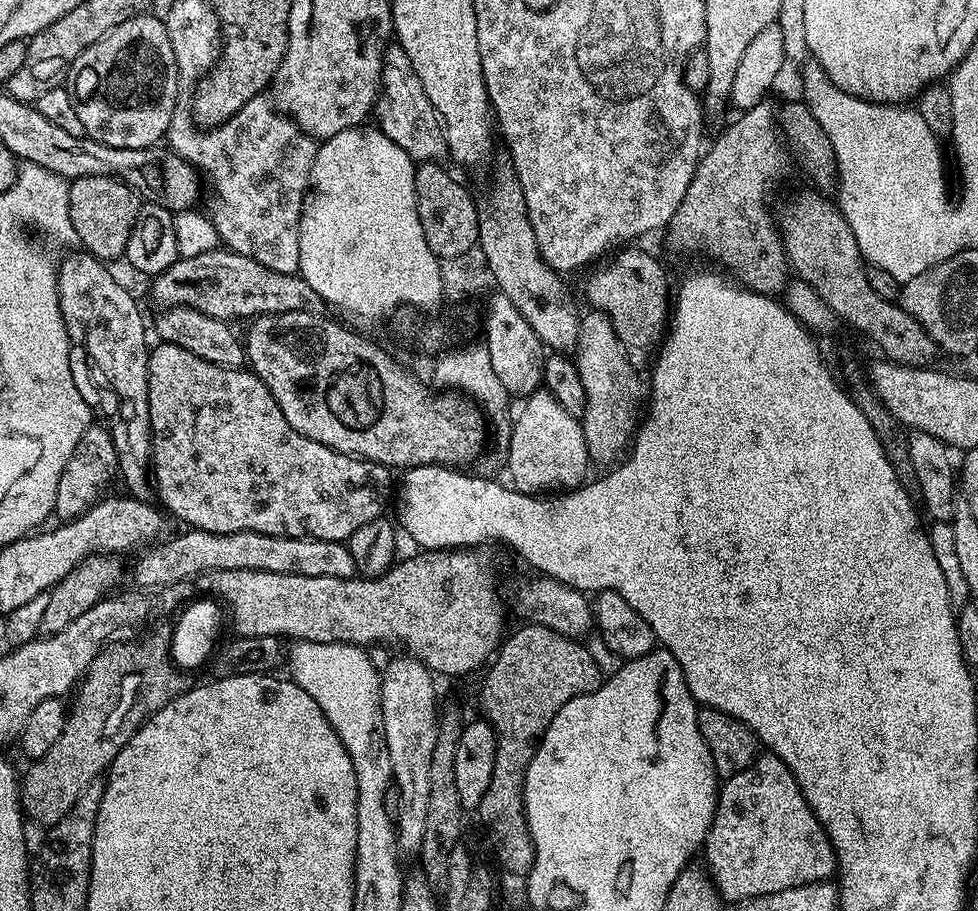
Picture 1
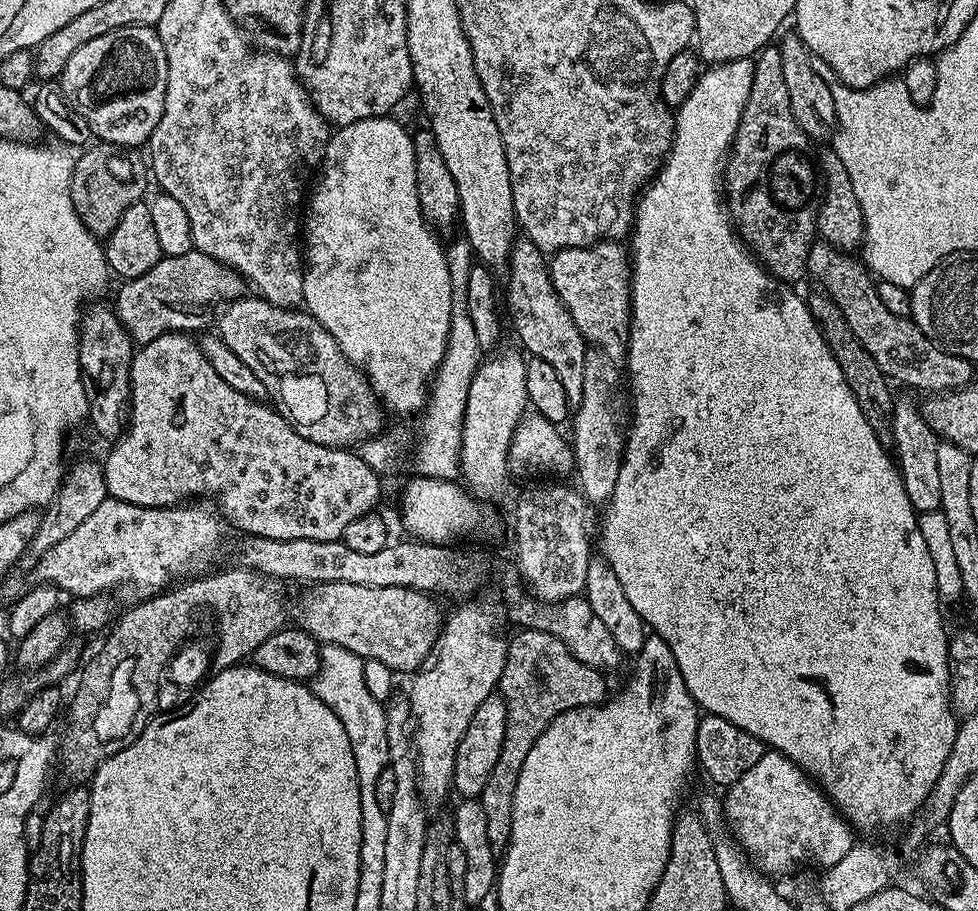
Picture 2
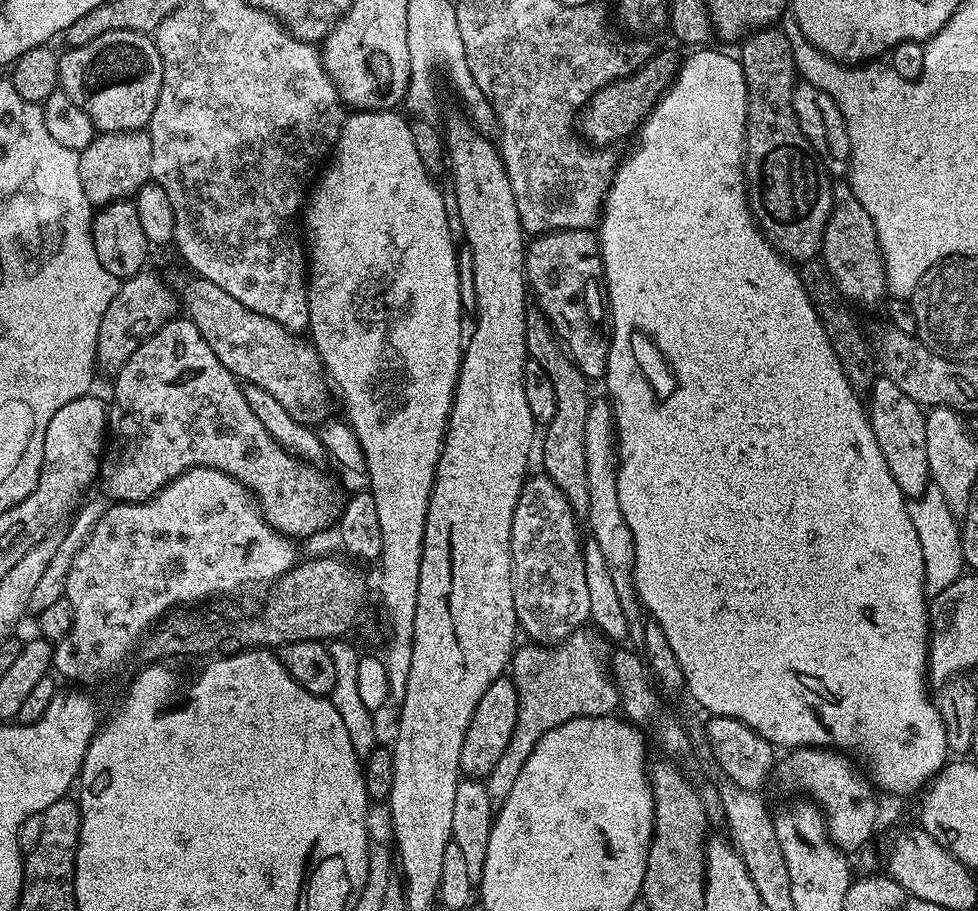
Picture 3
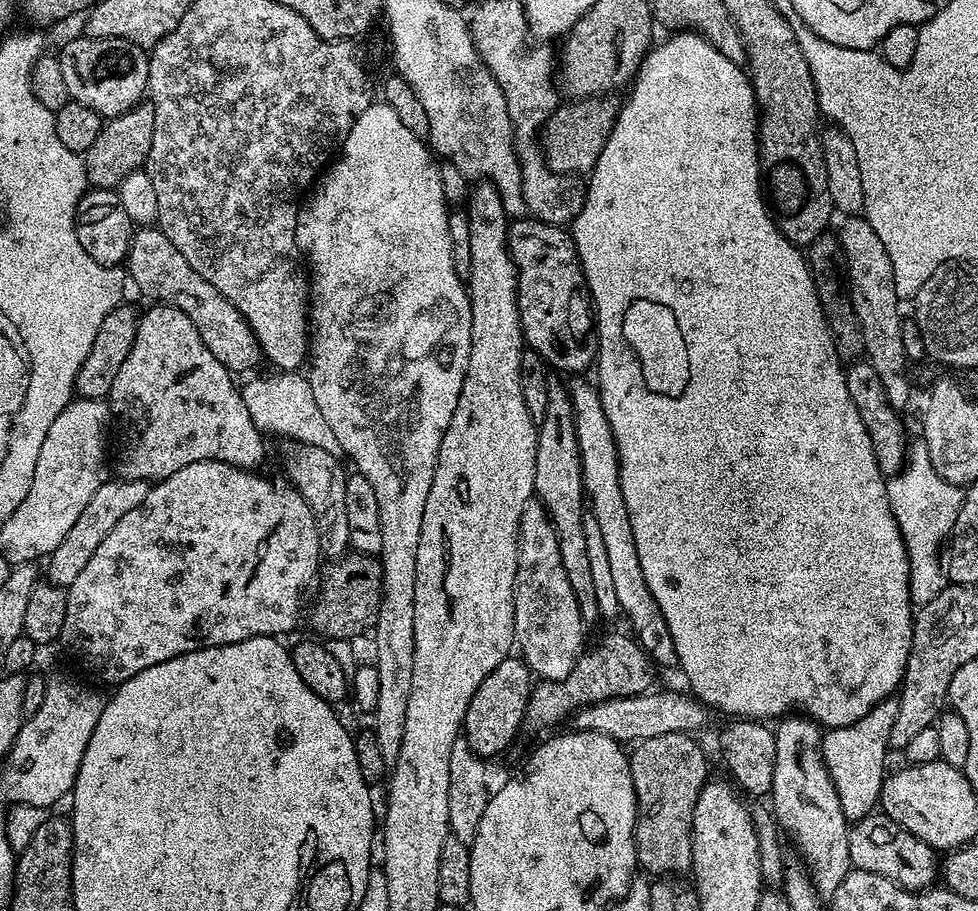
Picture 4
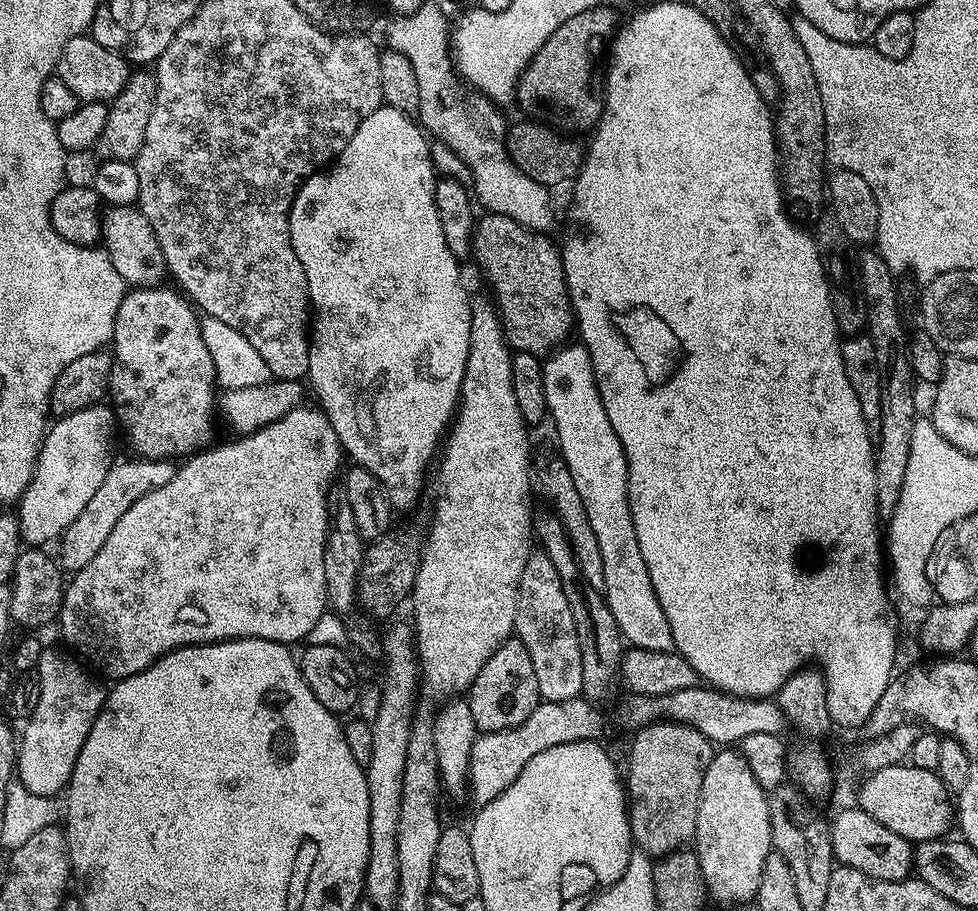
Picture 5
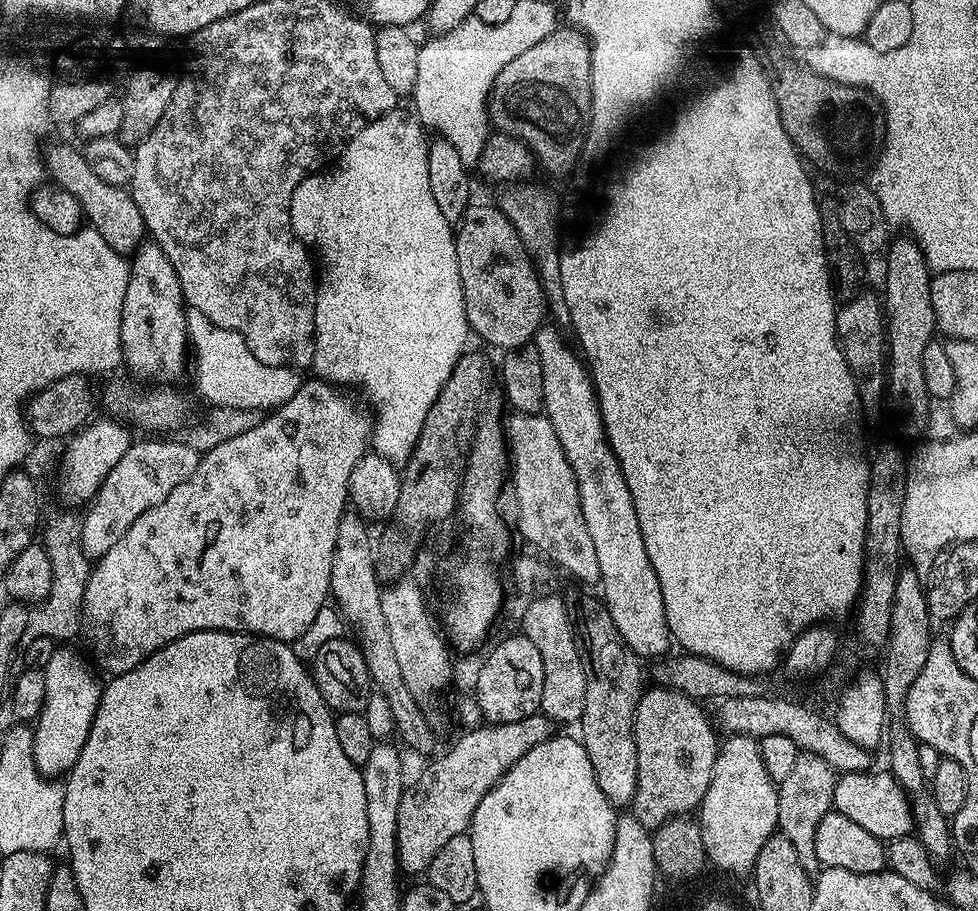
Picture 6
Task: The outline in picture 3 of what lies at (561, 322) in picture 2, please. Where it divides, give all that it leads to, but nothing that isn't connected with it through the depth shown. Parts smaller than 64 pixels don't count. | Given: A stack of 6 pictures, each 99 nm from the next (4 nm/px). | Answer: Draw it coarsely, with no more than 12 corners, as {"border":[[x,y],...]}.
{"border":[[539,310],[528,355],[554,386],[540,460],[576,514],[589,501],[590,381]]}

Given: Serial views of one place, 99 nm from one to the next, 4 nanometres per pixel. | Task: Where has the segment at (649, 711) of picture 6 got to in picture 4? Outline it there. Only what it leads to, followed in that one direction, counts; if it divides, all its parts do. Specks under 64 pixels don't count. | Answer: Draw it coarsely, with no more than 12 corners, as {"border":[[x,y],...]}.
{"border":[[699,739],[631,749],[636,863],[692,870],[692,819],[710,779]]}

